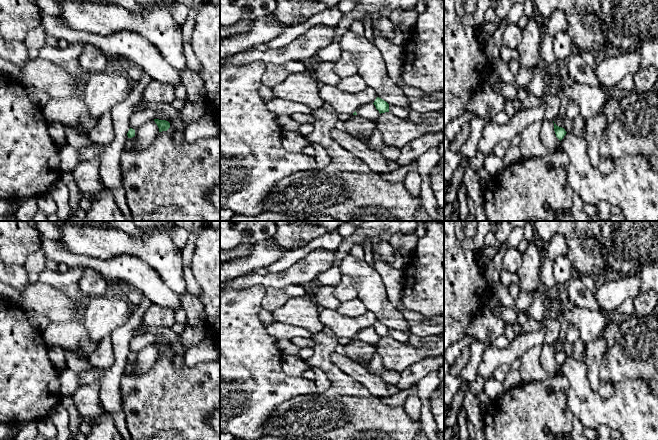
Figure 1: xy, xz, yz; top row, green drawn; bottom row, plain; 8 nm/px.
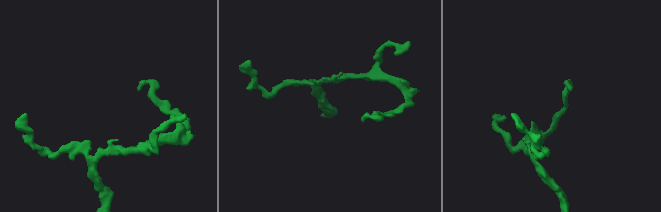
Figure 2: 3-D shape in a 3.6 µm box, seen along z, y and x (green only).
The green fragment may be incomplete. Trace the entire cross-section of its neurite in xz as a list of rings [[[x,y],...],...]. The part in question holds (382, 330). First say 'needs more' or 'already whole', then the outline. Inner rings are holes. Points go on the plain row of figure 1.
already whole; [[[377,321],[373,328],[375,329],[376,333],[379,335],[380,338],[389,336],[389,328],[383,323]]]

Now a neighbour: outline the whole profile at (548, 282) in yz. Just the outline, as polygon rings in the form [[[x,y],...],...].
[[[545,253],[541,255],[540,279],[542,288],[548,292],[554,292],[556,288],[556,280],[553,274],[553,261],[551,261]]]

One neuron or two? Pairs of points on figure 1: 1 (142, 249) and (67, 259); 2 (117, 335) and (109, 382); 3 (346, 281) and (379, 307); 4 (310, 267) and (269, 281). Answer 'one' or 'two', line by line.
1: two
2: one
3: two
4: one

